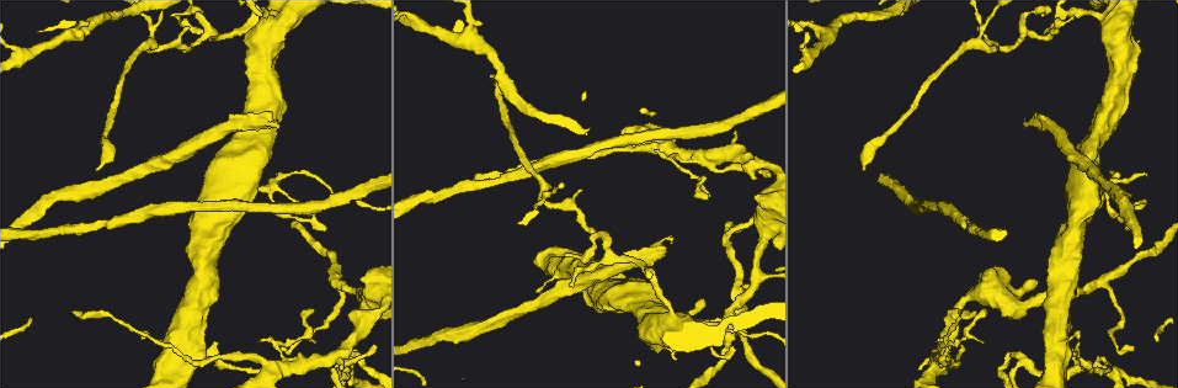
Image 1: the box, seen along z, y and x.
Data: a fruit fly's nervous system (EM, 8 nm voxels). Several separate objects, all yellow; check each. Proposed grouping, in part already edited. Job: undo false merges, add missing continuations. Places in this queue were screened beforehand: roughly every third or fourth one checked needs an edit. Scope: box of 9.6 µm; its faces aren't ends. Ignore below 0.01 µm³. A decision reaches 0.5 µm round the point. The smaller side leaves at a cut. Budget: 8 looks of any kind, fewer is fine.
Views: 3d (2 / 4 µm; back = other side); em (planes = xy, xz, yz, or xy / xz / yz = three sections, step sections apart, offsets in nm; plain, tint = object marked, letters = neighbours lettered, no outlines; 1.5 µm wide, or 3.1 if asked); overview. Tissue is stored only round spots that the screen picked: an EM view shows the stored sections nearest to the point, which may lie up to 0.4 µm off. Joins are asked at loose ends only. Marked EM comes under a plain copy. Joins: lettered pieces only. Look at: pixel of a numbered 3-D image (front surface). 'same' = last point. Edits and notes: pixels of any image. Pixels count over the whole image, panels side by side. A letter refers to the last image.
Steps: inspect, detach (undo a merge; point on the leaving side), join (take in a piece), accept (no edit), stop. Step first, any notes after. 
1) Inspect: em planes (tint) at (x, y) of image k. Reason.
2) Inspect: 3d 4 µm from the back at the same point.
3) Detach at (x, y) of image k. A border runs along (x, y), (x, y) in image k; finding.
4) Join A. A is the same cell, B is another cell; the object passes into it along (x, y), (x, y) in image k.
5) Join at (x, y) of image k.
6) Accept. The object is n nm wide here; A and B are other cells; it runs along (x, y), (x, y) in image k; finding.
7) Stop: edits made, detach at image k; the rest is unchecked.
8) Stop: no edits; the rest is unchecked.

Inspect: 3d 4 µm from the back at (744, 309) of image 1. Thick turns thin.

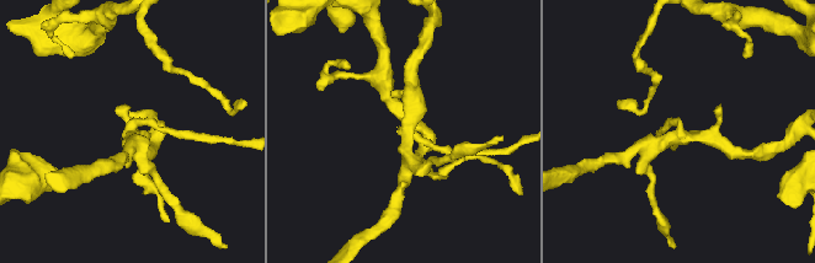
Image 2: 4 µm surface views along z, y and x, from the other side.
Inspect: em xy step 8 (letters) at (681, 133) of image 2. Now the EM.

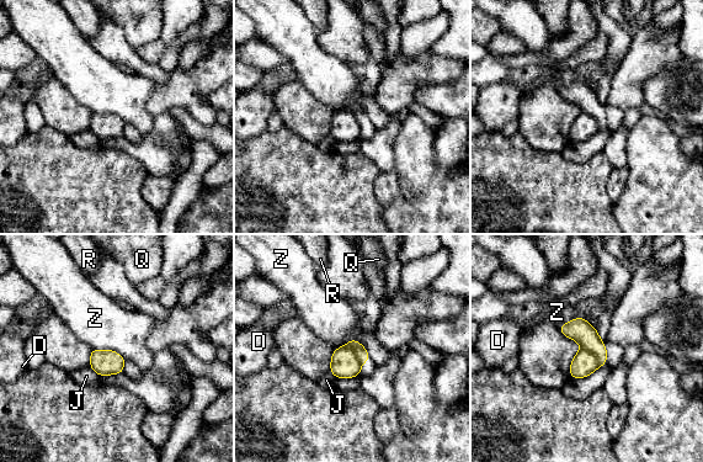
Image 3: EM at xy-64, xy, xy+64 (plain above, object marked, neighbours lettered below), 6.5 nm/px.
Detach at (585, 362) of image 3. D, J, Q, R and Z are other cells; a border runs along (582, 348), (587, 349), (600, 365) in image 3; a second cell is stuck on.

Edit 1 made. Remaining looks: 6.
Inspect: overview. Redraw.

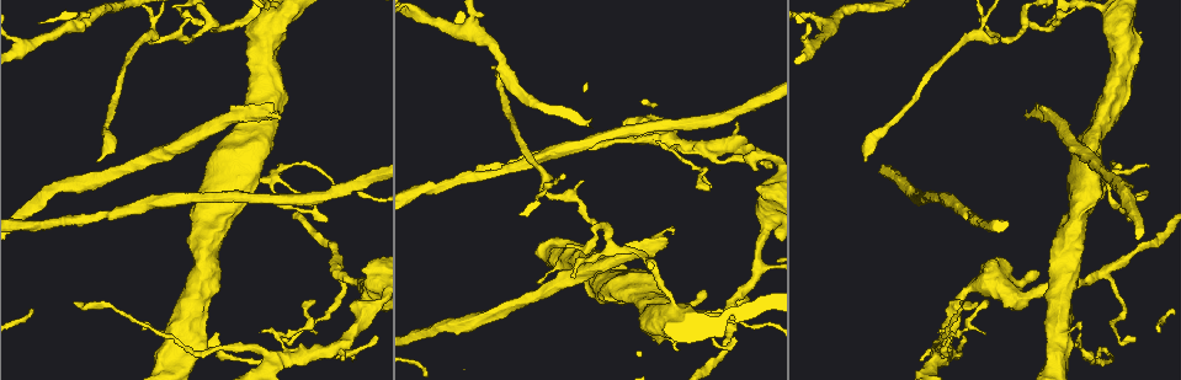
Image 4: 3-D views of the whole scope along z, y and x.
Inspect: em planes (letters) at (977, 301) of image 4. An open end.

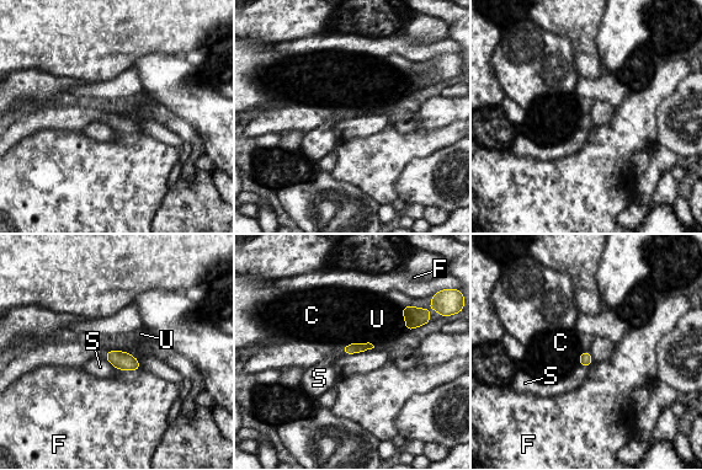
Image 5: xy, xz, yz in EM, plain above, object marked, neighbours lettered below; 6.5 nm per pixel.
Accept. C, F, S and U are other cells; a border runs along (355, 341), (341, 347) in image 5; none of them fits.

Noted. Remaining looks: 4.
Inspect: 3d 2 µm at (500, 171) of image 4. Thin neck.

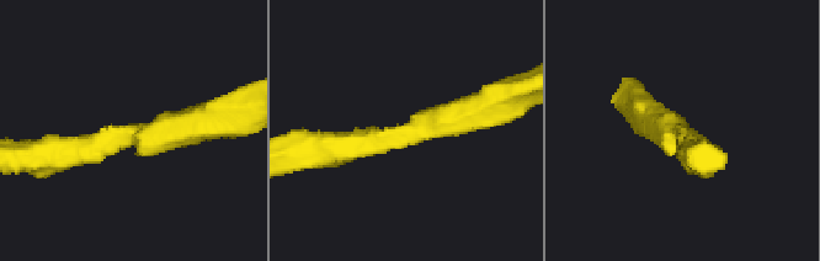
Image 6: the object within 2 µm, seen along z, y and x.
Inspect: em yz step 8 (tint) at (403, 134) of image 6. The arms are 240, 240 nm wide.

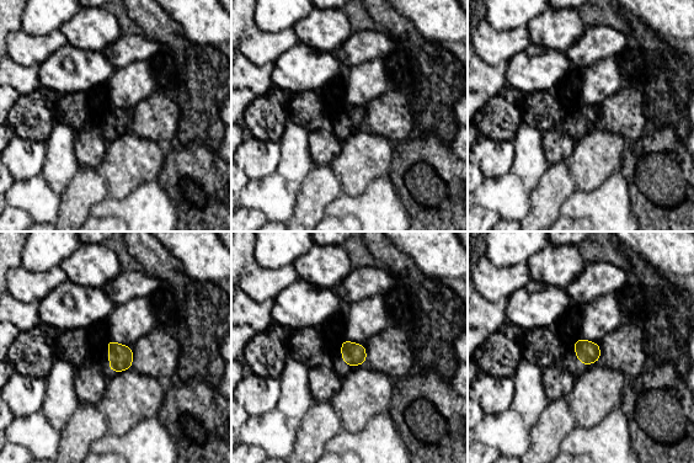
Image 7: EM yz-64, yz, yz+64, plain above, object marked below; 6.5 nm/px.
Inspect: em planes (letters) at the same point. Another direction.

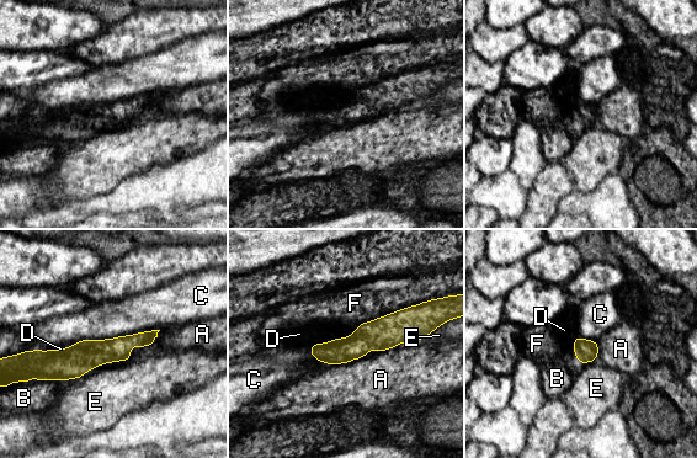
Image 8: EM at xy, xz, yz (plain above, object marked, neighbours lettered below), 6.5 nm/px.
Accept. A, B, C, D, E and F are other cells; it runs along (154, 333), (79, 358), (36, 353) in image 8; one cell here.

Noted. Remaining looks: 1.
Stop: edits made, detach at image 3; the rest is unchecked.

